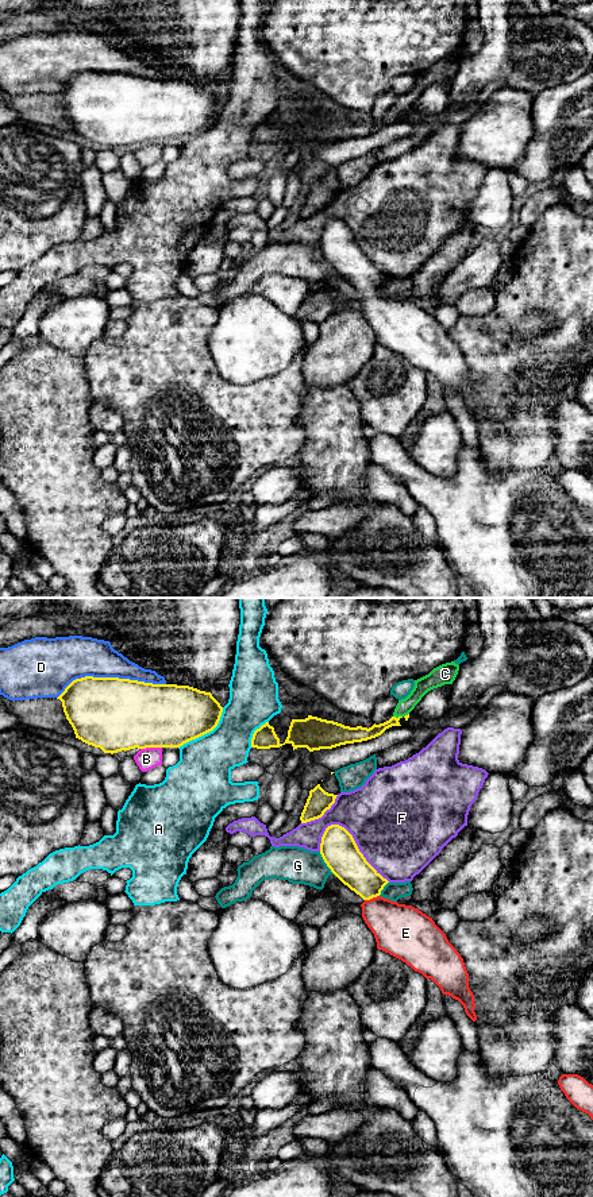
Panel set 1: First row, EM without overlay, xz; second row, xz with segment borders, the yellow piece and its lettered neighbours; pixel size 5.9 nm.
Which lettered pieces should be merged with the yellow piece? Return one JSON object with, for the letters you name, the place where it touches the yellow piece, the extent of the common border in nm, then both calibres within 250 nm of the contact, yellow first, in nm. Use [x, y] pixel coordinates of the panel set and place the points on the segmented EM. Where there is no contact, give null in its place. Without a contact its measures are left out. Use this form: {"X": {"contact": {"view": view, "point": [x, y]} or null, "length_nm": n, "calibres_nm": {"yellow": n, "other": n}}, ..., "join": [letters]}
{"E": {"contact": {"view": "xz", "point": [372, 898]}, "length_nm": 90, "calibres_nm": {"yellow": 200, "other": 300}}, "join": ["E"]}

